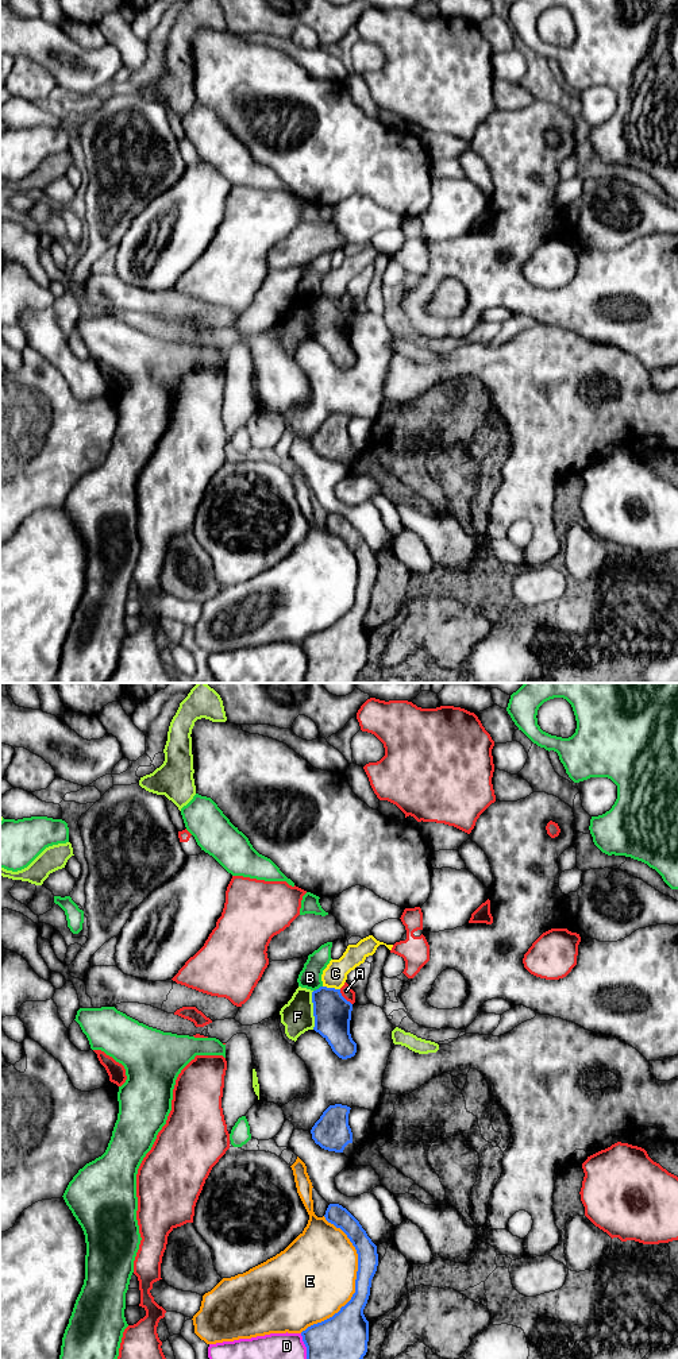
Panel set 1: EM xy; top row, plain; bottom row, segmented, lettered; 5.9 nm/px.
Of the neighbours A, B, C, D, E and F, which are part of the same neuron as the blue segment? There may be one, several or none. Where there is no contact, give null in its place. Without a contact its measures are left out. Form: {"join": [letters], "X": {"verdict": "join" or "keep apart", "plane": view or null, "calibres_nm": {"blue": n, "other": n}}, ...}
{"join": ["C"], "A": {"verdict": "keep apart", "plane": "xy", "calibres_nm": {"blue": 220, "other": 70}}, "B": {"verdict": "keep apart", "plane": "xy", "calibres_nm": {"blue": 220, "other": 140}}, "C": {"verdict": "join", "plane": "xy", "calibres_nm": {"blue": 220, "other": 140}}, "D": {"verdict": "keep apart", "plane": "xy", "calibres_nm": {"blue": 280, "other": 160}}, "E": {"verdict": "keep apart", "plane": "xy", "calibres_nm": {"blue": 190, "other": 480}}, "F": {"verdict": "keep apart", "plane": "xy", "calibres_nm": {"blue": 220, "other": 190}}}

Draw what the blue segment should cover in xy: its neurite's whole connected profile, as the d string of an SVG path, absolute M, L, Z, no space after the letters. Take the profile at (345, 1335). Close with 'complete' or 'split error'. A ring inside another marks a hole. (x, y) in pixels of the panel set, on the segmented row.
M330 1204L325 1220L340 1228L358 1254L355 1293L332 1317L301 1332L307 1359L363 1359L367 1352L369 1321L363 1314L377 1271L377 1246L359 1221L342 1205Z; complete

